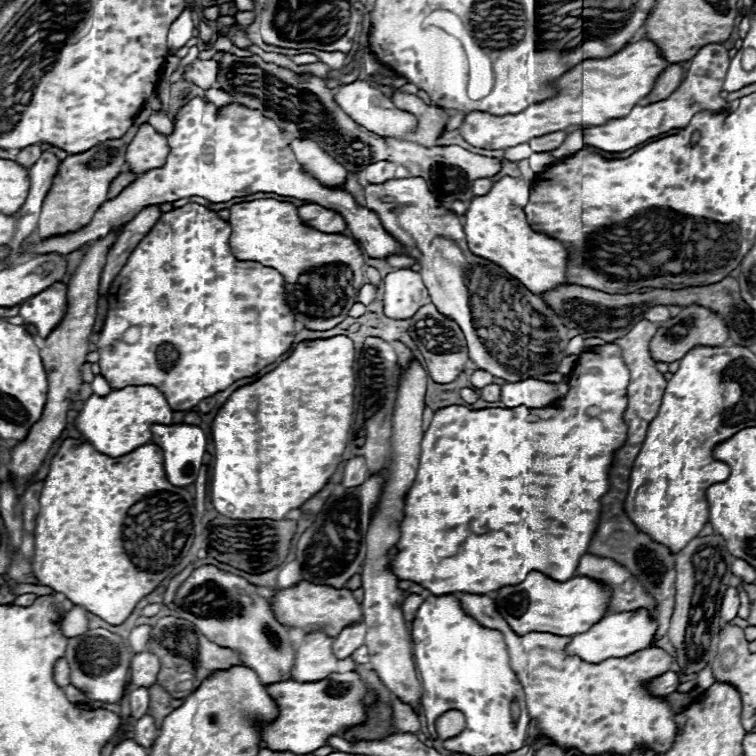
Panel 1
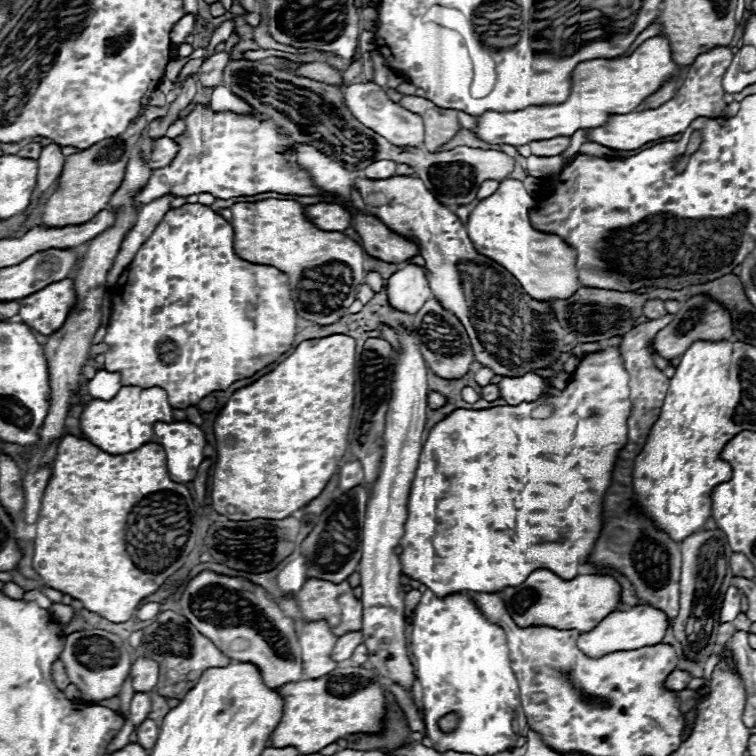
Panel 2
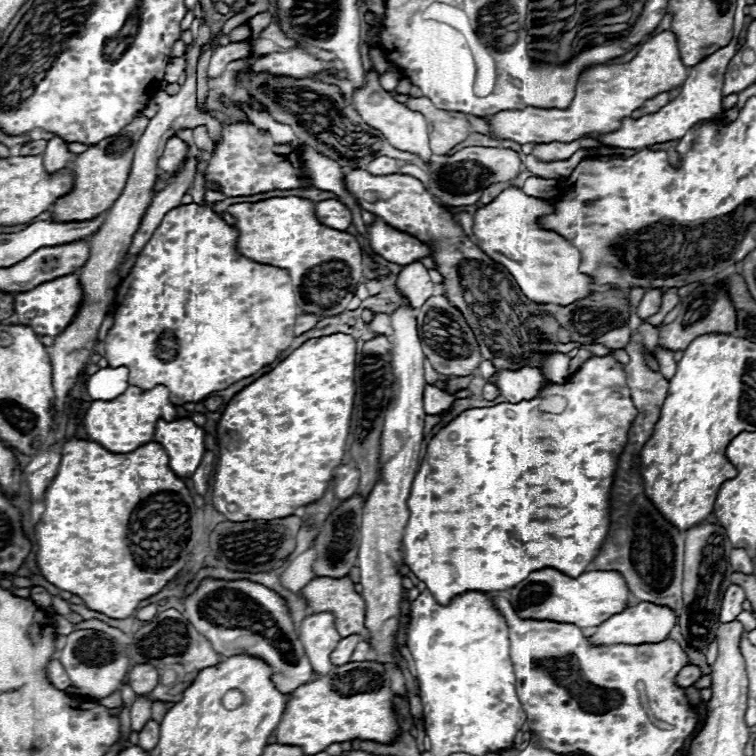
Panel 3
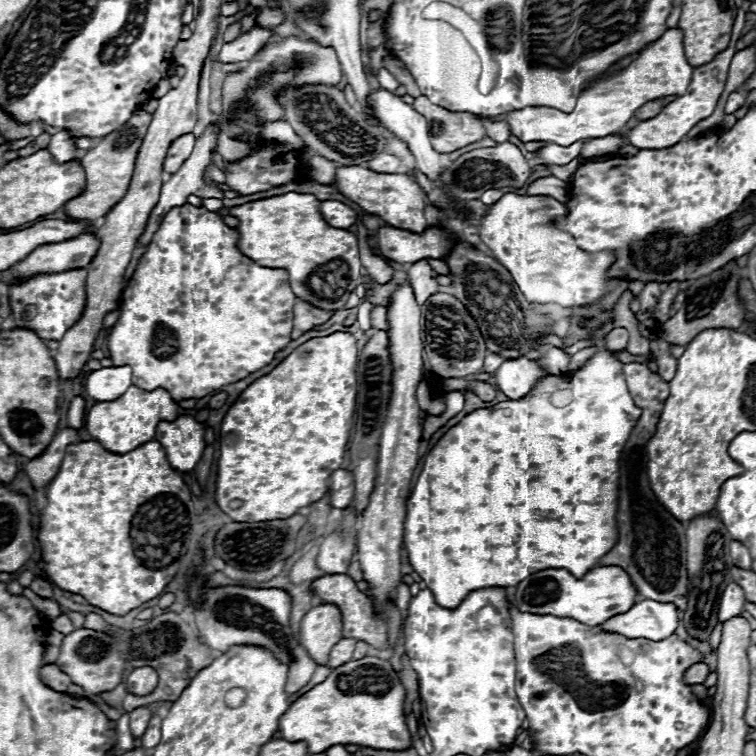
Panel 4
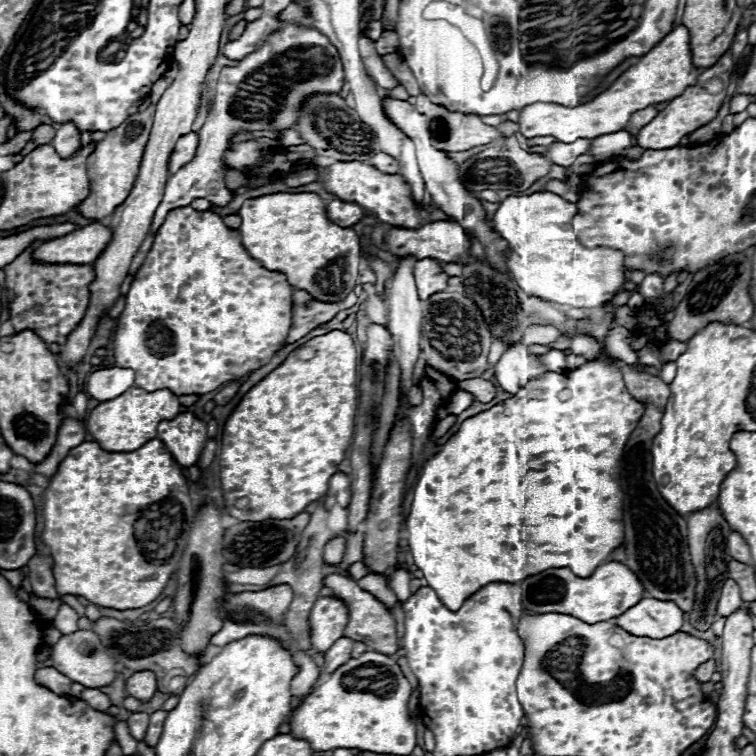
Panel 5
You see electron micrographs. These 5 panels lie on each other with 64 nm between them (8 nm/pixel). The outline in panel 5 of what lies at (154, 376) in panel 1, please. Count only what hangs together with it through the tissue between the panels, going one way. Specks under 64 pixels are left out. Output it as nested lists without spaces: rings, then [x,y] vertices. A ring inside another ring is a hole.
[[[184,206],[168,212],[166,222],[156,232],[152,250],[134,274],[114,334],[114,358],[116,366],[132,368],[136,386],[148,392],[168,388],[178,396],[206,394],[268,364],[282,348],[290,322],[292,286],[286,276],[268,272],[250,258],[242,246],[240,232],[226,228],[218,214]]]

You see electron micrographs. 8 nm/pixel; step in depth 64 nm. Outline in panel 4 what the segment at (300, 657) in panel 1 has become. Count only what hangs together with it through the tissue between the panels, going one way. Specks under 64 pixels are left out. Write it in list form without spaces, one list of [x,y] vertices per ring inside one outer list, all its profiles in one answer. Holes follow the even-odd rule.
[[[334,604],[314,606],[300,626],[302,646],[316,664],[328,664],[328,652],[342,638],[342,612]]]

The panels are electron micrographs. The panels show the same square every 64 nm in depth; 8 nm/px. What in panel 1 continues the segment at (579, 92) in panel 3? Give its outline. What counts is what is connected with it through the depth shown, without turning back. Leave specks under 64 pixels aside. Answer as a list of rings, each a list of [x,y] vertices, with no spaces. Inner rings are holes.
[[[640,40],[628,44],[624,50],[610,58],[590,58],[576,64],[558,80],[558,96],[552,100],[530,104],[526,110],[518,114],[494,116],[488,112],[470,112],[466,122],[460,126],[462,136],[466,142],[478,148],[492,148],[504,150],[518,144],[526,144],[532,138],[540,138],[552,132],[562,132],[570,126],[602,126],[610,118],[626,116],[638,100],[648,96],[656,84],[656,78],[668,68],[670,64],[662,58],[660,48],[652,40]]]

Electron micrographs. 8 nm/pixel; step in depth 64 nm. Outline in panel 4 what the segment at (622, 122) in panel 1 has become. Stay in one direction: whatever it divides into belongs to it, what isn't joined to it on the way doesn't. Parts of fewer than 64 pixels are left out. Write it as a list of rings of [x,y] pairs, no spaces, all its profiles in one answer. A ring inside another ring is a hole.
[[[730,42],[730,46],[720,52],[712,62],[704,64],[704,66],[698,66],[694,68],[694,74],[692,74],[692,82],[686,90],[684,96],[672,100],[670,104],[666,104],[662,108],[662,112],[658,116],[654,116],[652,120],[644,120],[644,124],[638,124],[634,126],[632,130],[626,132],[626,138],[632,146],[640,148],[640,150],[658,150],[658,148],[668,148],[668,146],[674,146],[682,140],[682,136],[692,128],[696,126],[700,120],[708,118],[714,110],[716,110],[716,104],[724,92],[724,86],[726,86],[726,78],[728,78],[728,68],[730,68],[730,62],[732,62],[732,56],[736,54],[736,42]]]

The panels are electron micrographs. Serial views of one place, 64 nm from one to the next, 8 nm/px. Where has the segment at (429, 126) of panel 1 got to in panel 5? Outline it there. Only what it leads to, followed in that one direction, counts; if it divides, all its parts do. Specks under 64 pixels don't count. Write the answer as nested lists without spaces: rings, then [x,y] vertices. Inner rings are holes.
[[[424,94],[418,96],[416,110],[428,116],[432,124],[432,146],[444,152],[464,152],[474,146],[504,142],[496,126],[484,124],[478,116],[450,112],[444,106],[432,104]]]

